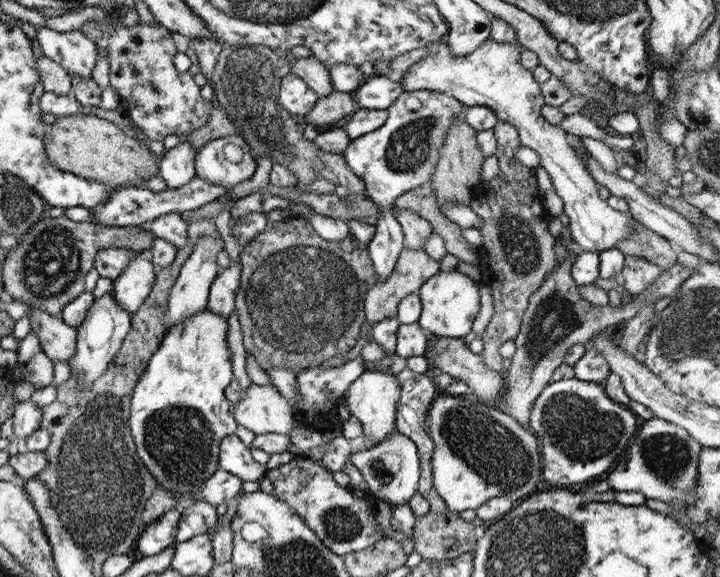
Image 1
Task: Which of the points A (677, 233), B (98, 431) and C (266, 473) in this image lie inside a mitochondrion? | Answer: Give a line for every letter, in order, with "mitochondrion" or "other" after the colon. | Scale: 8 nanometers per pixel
A: other
B: mitochondrion
C: other

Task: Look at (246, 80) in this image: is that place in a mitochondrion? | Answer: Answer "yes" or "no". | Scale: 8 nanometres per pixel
yes

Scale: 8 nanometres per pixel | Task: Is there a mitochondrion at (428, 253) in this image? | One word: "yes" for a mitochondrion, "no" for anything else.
no

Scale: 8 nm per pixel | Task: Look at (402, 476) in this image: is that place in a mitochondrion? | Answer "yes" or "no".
no

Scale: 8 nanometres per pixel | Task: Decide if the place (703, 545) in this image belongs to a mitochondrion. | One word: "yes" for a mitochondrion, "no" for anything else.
no

